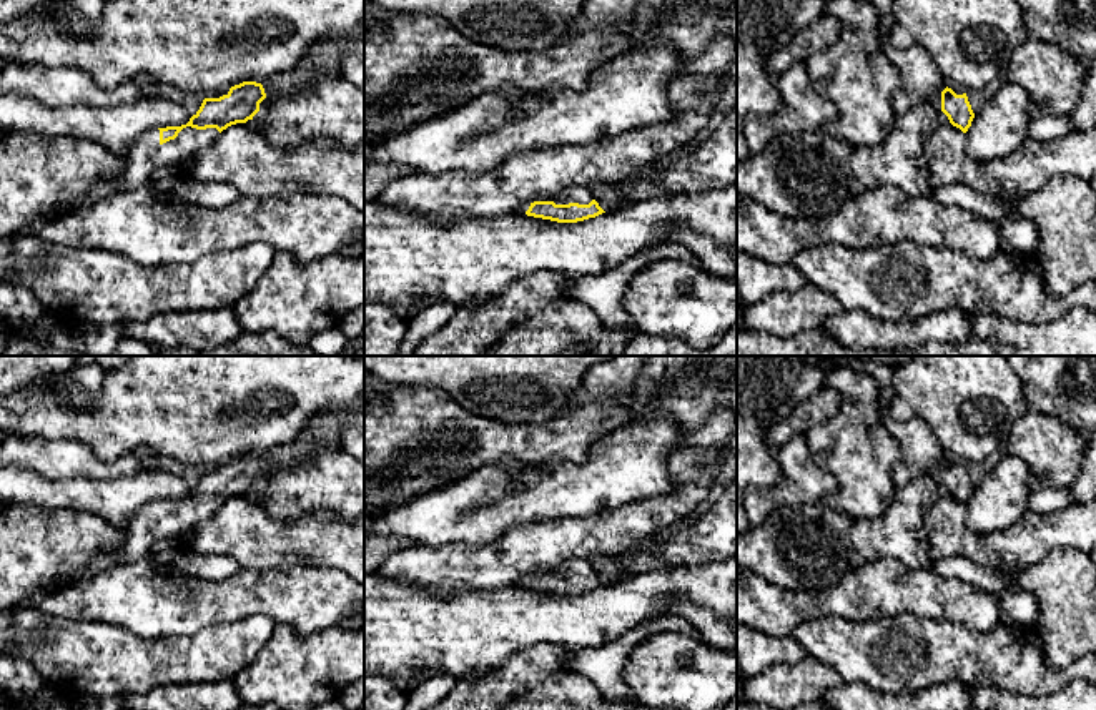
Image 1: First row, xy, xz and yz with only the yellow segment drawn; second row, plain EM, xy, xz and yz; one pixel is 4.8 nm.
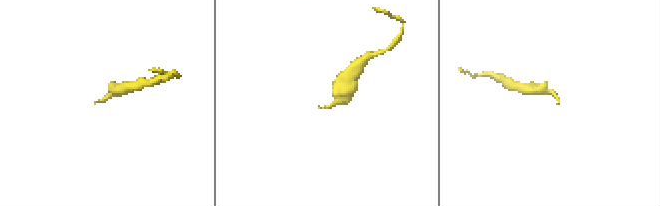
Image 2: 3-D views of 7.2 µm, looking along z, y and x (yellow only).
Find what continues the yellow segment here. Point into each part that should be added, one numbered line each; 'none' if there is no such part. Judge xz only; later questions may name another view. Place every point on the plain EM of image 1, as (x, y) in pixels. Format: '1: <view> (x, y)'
1: xz (579, 567)

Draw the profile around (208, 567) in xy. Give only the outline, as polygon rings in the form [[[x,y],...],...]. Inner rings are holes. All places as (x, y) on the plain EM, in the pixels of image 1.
[[[180,547],[171,565],[188,575],[215,582],[230,579],[241,570],[241,565],[231,557],[195,554],[186,547]]]

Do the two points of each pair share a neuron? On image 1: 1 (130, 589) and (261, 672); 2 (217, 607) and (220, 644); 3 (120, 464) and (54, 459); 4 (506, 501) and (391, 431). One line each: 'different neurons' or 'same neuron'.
1: different neurons
2: different neurons
3: same neuron
4: different neurons

